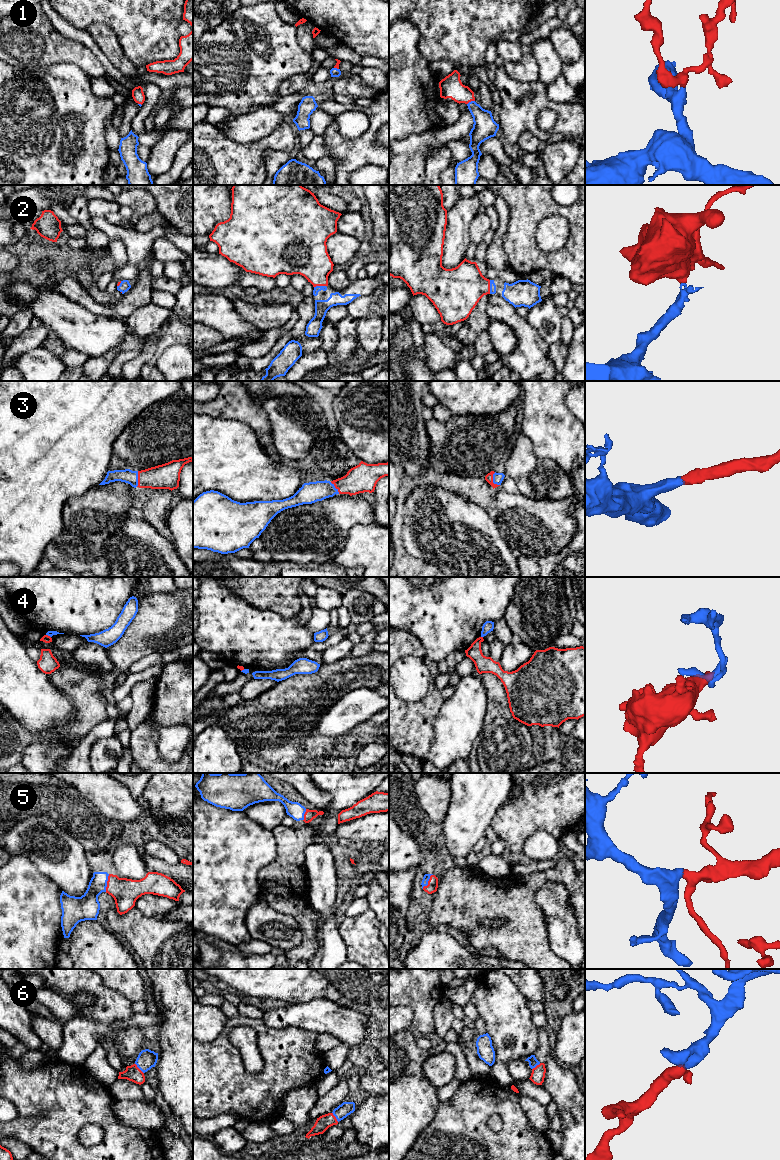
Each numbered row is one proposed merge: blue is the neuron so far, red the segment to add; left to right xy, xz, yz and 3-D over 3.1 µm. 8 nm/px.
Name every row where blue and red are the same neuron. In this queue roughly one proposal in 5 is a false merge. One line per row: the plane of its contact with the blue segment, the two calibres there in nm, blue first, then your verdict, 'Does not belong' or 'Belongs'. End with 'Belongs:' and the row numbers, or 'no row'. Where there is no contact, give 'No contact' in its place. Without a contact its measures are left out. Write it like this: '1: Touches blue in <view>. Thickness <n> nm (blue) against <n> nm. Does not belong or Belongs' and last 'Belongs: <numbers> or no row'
1: Touches blue in yz. Thickness 190 nm (blue) against 180 nm. Belongs
2: Touches blue in yz. Thickness 50 nm (blue) against 360 nm. Belongs
3: Touches blue in yz. Thickness 80 nm (blue) against 60 nm. Belongs
4: Touches blue in xy. Thickness 50 nm (blue) against 60 nm. Does not belong
5: Touches blue in xy. Thickness 200 nm (blue) against 220 nm. Belongs
6: Touches blue in xy. Thickness 150 nm (blue) against 130 nm. Belongs
Belongs: 1, 2, 3, 5, 6

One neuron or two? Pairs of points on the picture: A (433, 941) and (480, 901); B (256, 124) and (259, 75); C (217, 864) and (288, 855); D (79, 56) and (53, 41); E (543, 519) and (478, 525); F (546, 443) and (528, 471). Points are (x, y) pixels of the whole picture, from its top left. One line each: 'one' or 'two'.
A: two
B: two
C: two
D: one
E: two
F: two

